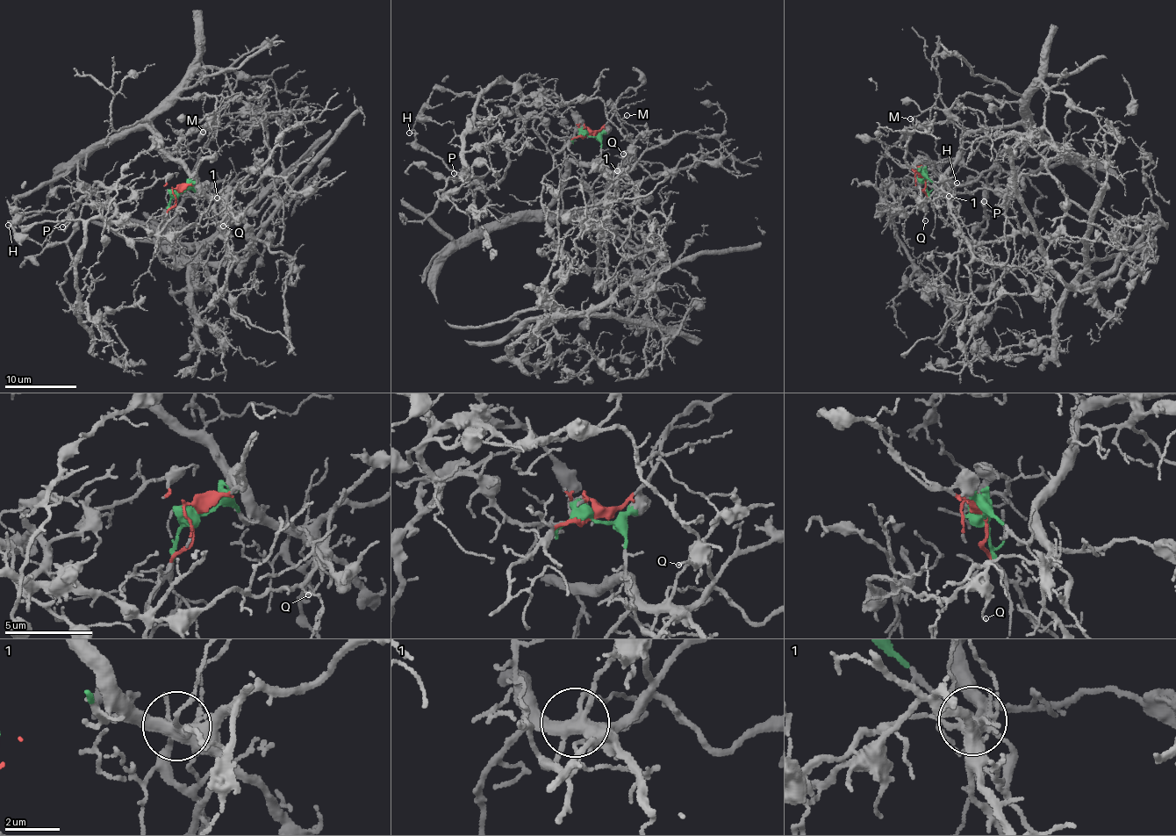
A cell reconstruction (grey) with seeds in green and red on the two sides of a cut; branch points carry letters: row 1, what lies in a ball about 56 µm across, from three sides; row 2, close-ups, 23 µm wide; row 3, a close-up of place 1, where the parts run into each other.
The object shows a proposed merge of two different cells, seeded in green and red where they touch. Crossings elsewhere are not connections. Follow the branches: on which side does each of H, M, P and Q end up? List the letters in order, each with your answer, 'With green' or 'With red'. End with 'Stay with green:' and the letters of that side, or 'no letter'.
H: With red
M: With green
P: With red
Q: With green
Stay with green: M, Q

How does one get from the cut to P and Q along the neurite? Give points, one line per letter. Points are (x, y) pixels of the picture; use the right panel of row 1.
P: (924, 178), (917, 165), (928, 162), (933, 168), (916, 175), (924, 180), (971, 184), (997, 167), (984, 201)
Q: (922, 178), (927, 177), (950, 193), (948, 198), (936, 190), (926, 201), (926, 220)

